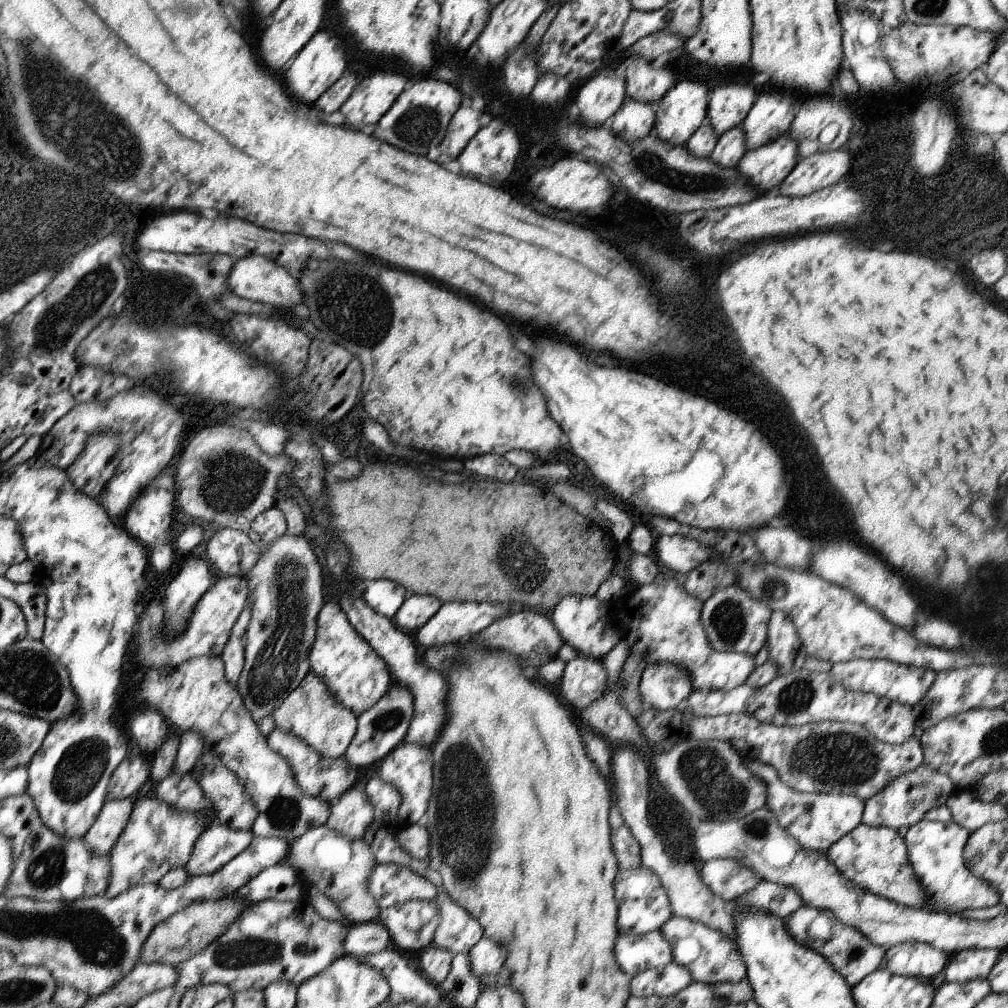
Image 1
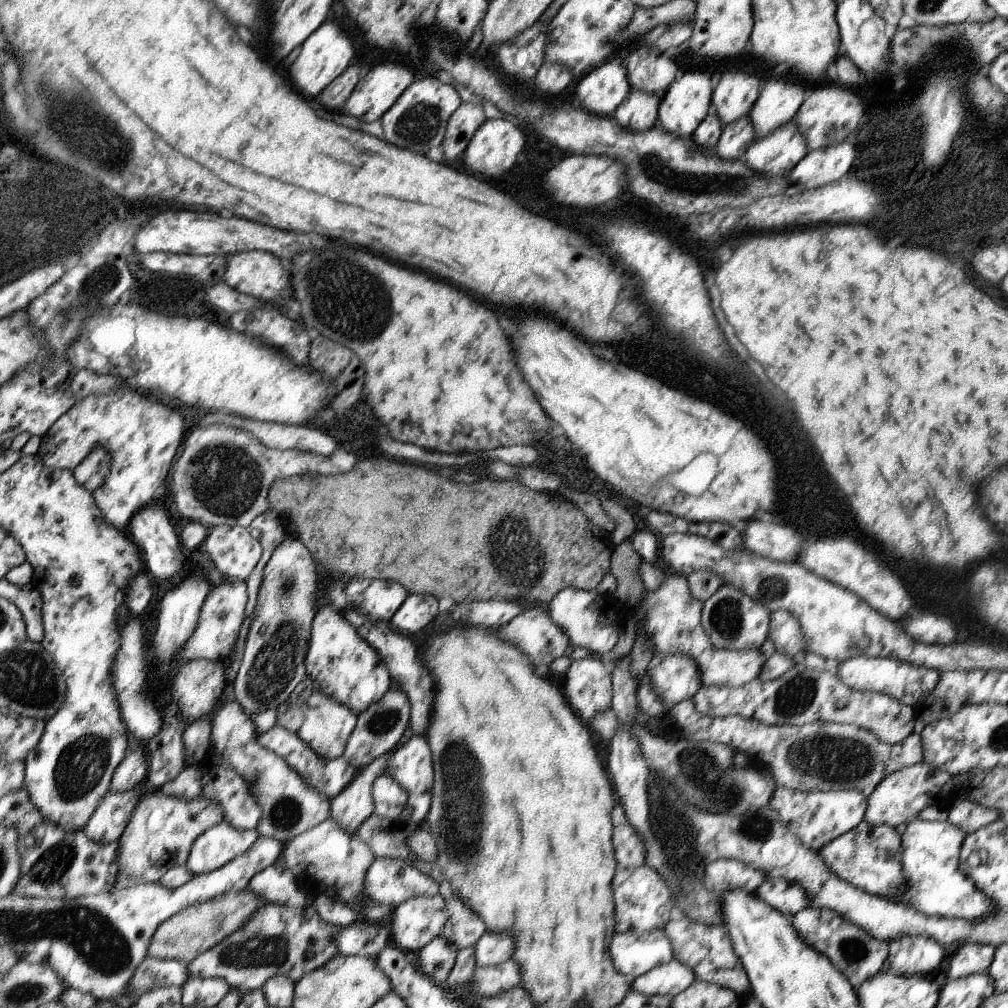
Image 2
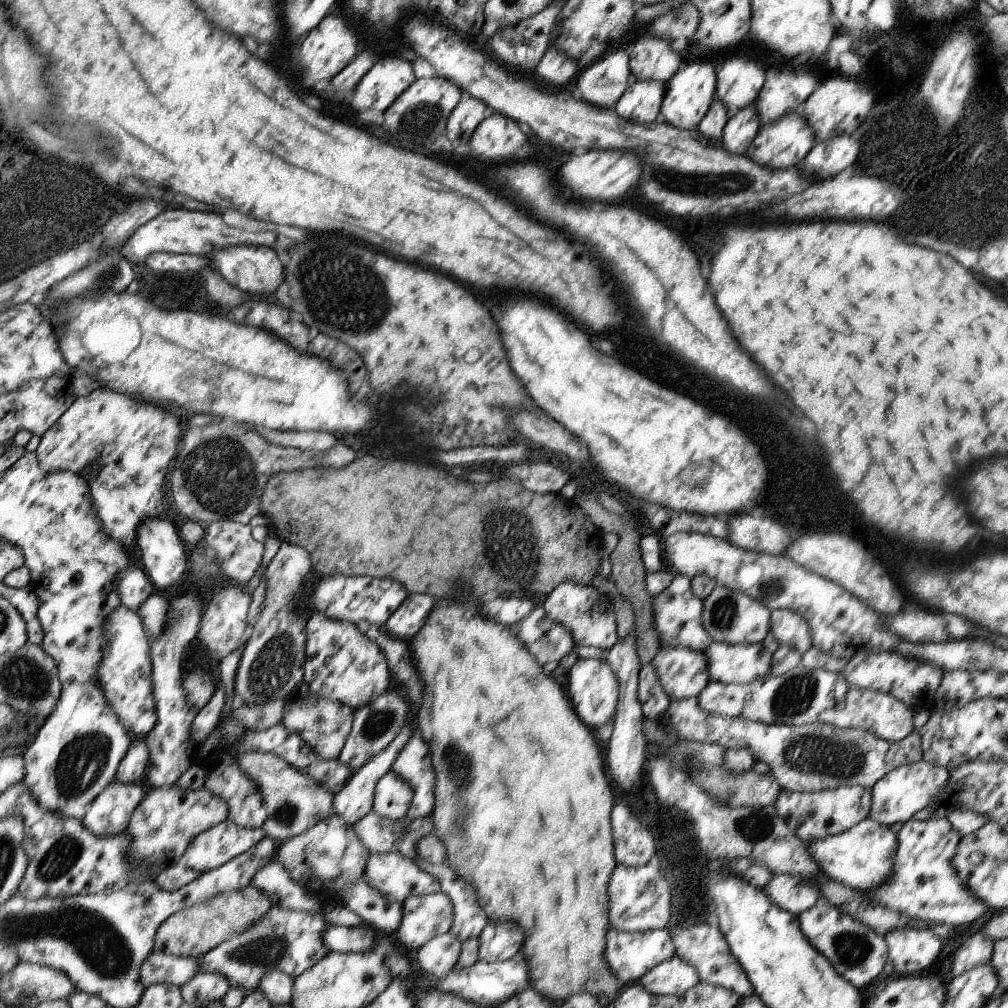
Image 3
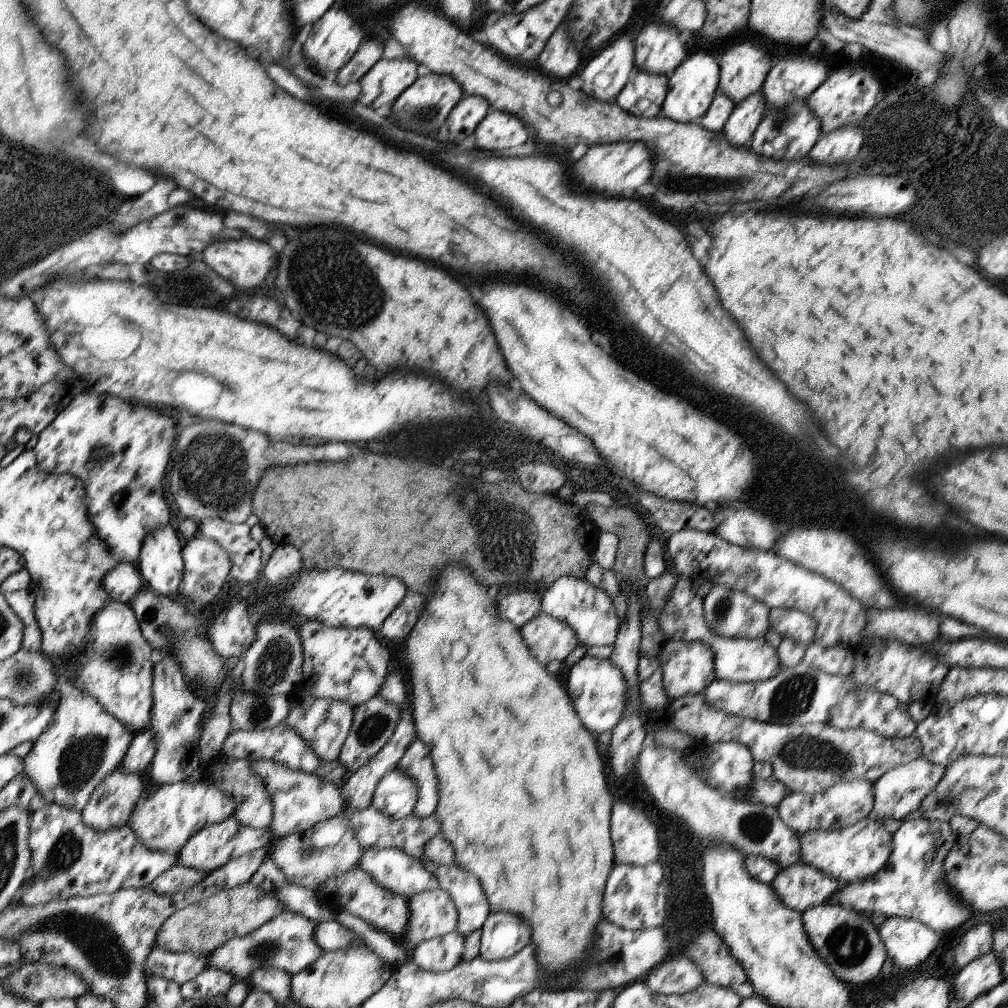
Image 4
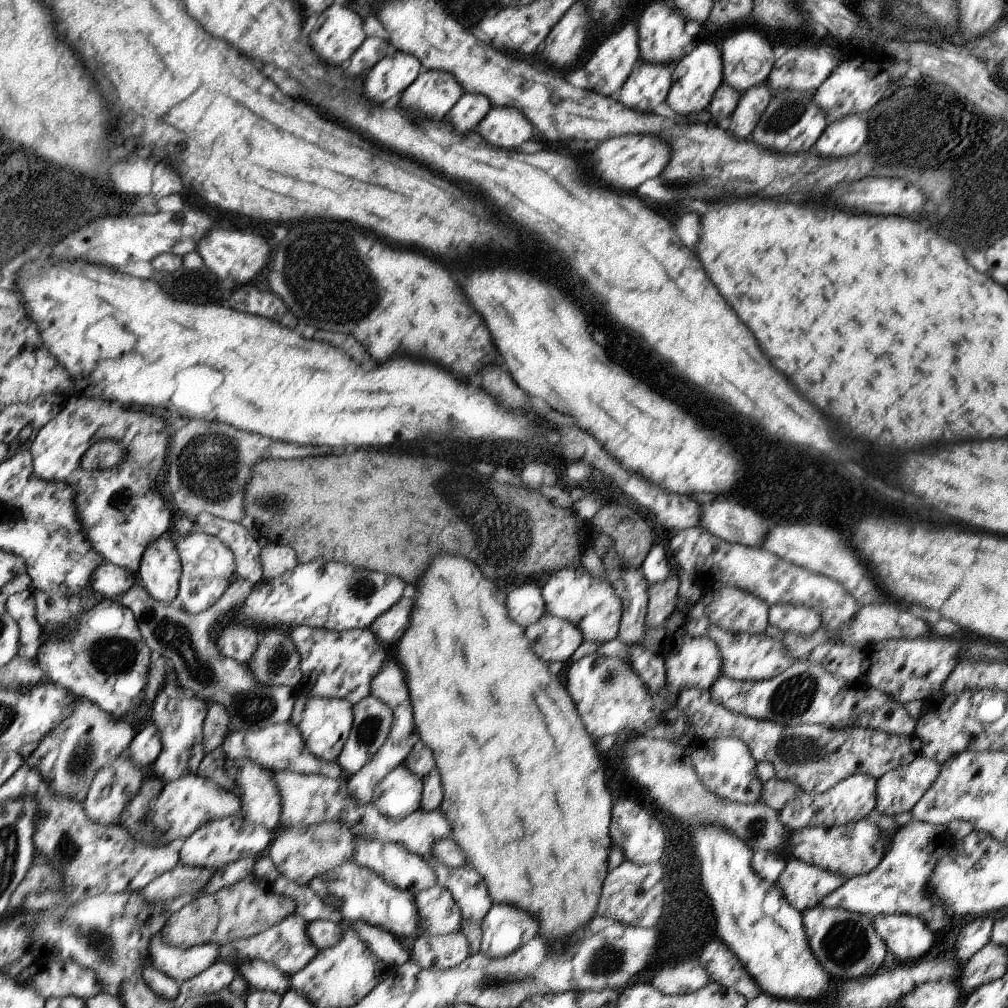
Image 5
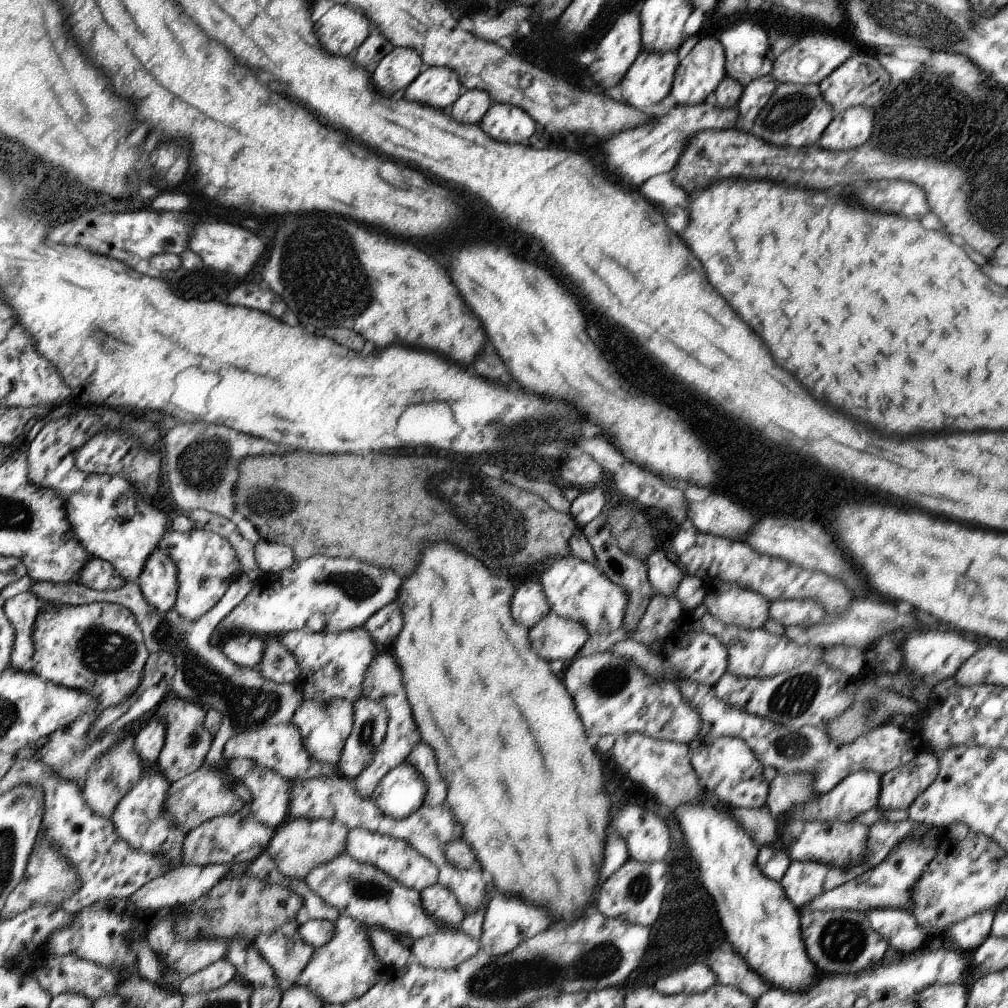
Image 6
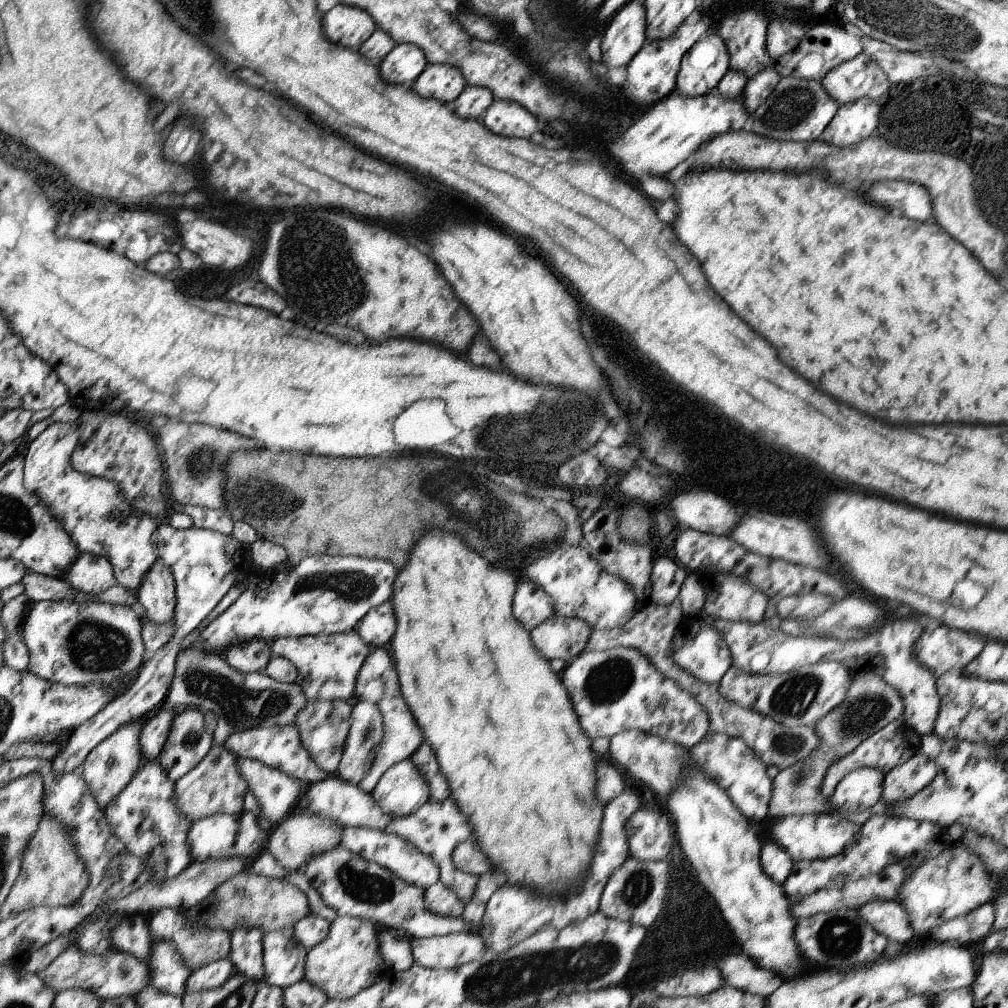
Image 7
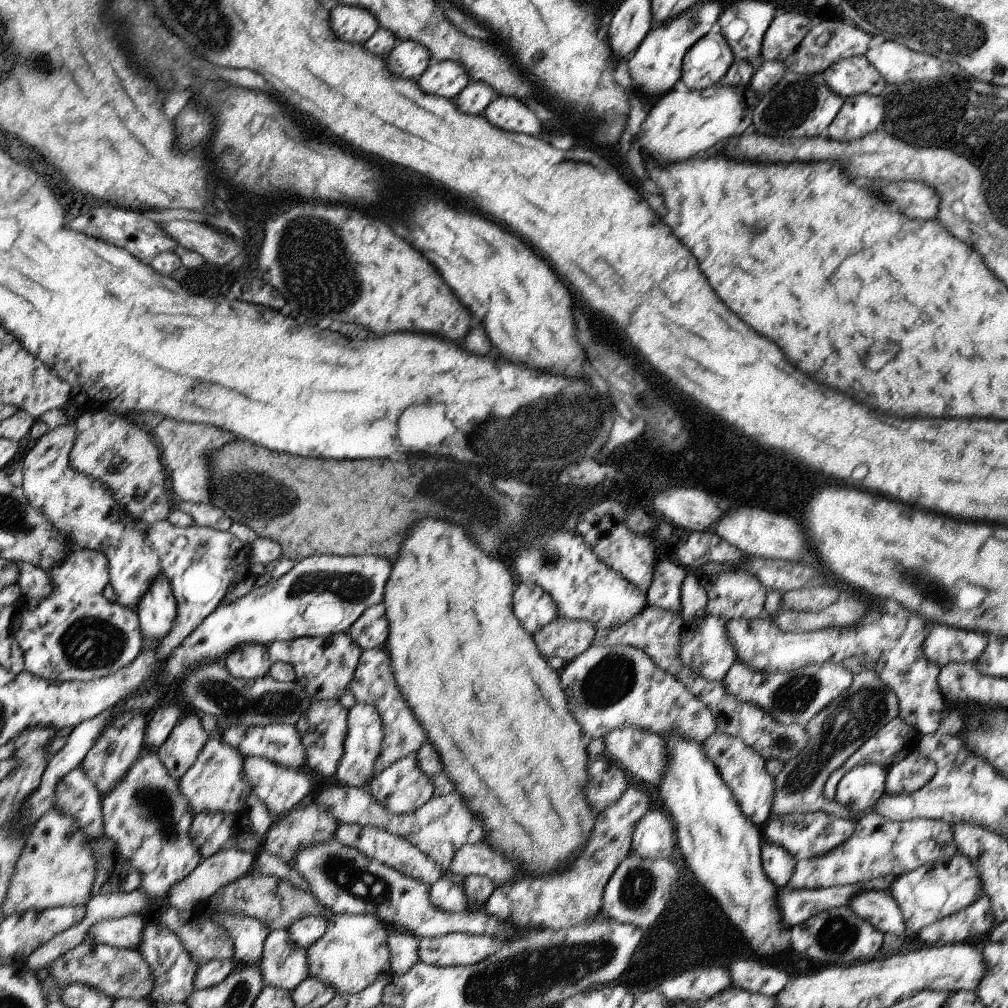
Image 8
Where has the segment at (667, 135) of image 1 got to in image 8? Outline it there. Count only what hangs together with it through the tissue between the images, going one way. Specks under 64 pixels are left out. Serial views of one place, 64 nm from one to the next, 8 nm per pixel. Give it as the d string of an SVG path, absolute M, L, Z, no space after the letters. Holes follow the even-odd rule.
M720 32L706 34L684 56L680 81L688 90L706 90L722 80L736 61Z

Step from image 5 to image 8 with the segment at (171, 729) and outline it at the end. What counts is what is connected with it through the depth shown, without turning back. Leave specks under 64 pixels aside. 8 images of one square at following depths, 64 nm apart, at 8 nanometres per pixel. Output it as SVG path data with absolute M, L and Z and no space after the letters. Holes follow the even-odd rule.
M189 710L156 754L164 762L170 776L179 781L197 760L209 738L203 730L199 714Z

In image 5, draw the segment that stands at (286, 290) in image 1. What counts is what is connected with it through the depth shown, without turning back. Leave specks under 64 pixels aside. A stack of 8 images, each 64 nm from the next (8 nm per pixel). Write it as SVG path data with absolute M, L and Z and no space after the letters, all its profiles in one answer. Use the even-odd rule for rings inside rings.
M224 228L210 230L197 243L195 251L213 273L216 272L220 278L230 276L236 282L250 282L266 266L266 240L242 230L224 230Z

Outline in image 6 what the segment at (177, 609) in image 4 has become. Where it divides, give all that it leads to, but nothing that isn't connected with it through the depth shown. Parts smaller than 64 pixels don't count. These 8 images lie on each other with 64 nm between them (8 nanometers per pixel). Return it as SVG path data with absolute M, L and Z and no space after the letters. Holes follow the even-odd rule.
M241 574L237 582L230 586L229 591L222 596L220 603L213 607L205 616L195 622L181 618L176 610L171 609L168 613L157 612L143 598L138 581L125 583L115 590L96 591L88 589L80 583L52 583L49 581L32 581L31 592L38 601L47 601L58 605L88 605L91 603L106 602L115 603L128 608L137 618L144 634L145 646L150 654L160 651L171 651L175 656L176 673L171 684L172 697L184 701L191 701L204 710L216 710L222 715L221 729L214 738L203 765L209 767L226 767L226 758L223 751L226 742L233 737L246 734L253 730L264 727L286 725L293 720L296 710L303 704L303 693L297 684L277 684L268 681L261 676L258 668L241 668L230 661L218 646L212 644L212 633L219 623L232 610L245 600L248 592L252 589L253 581Z

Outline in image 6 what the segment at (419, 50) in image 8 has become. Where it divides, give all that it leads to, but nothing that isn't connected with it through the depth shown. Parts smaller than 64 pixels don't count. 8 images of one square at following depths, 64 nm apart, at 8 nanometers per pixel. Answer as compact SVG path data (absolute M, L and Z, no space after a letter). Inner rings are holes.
M394 47L374 70L374 82L382 92L398 92L412 84L422 70L422 58L409 47Z

